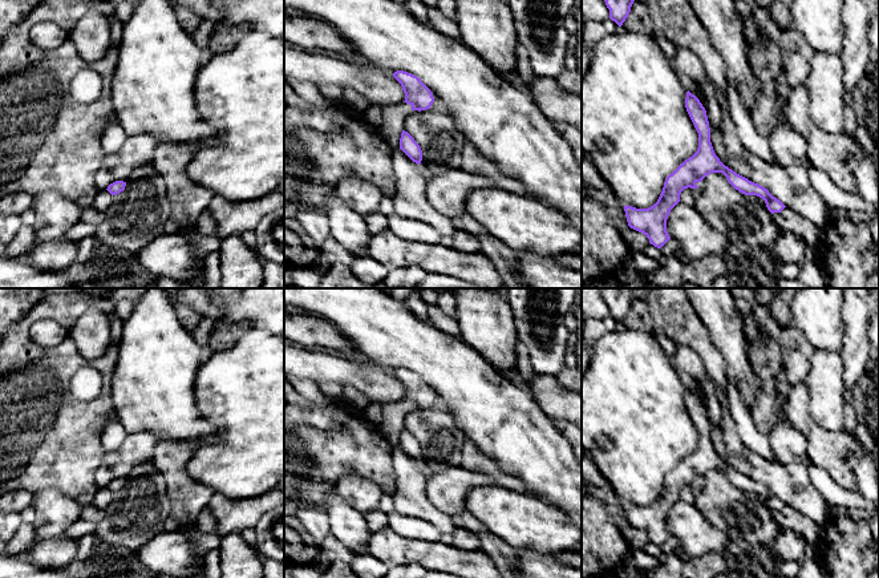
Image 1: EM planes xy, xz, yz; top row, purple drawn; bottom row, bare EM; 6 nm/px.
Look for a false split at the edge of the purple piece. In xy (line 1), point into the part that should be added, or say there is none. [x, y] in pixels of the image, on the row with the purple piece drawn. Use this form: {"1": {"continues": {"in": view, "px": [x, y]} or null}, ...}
{"1": {"continues": null}}

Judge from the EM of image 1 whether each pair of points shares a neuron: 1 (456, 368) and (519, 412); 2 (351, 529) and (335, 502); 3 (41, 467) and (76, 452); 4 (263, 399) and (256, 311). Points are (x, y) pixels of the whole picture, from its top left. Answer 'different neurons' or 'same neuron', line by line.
1: same neuron
2: same neuron
3: same neuron
4: different neurons

